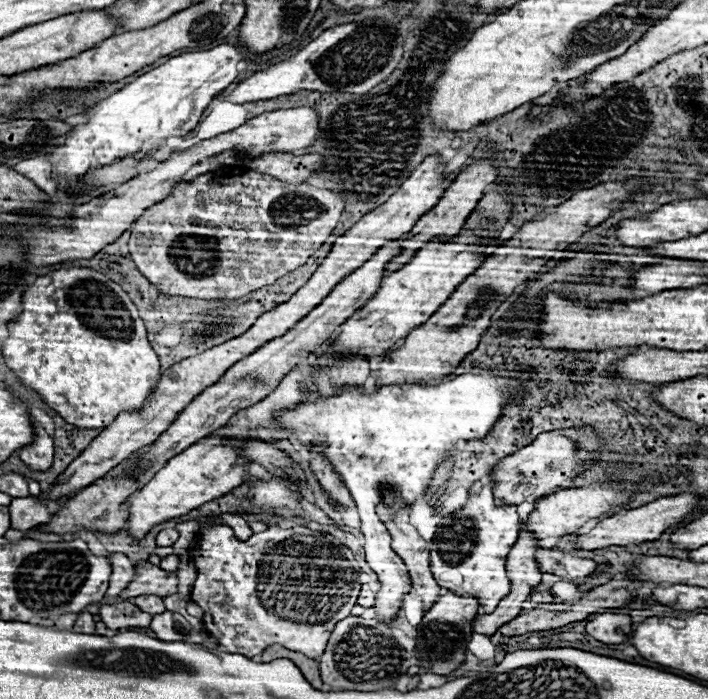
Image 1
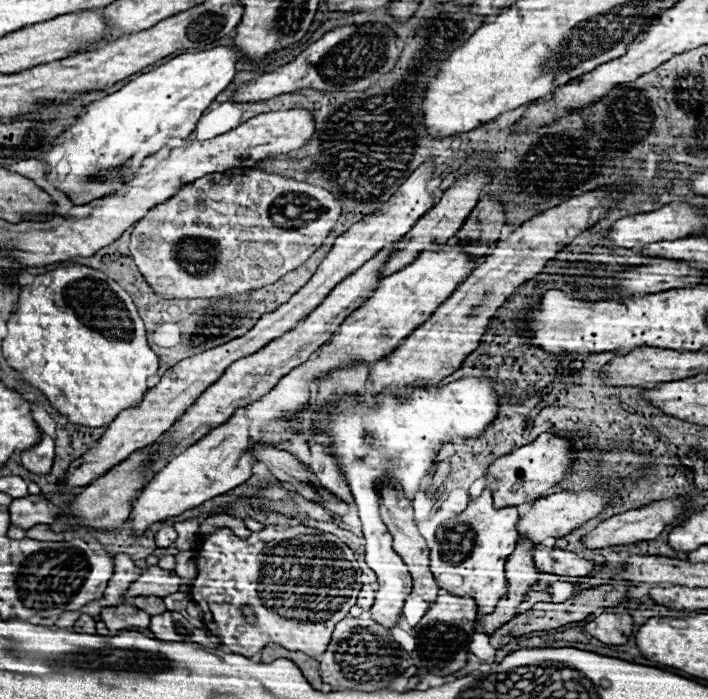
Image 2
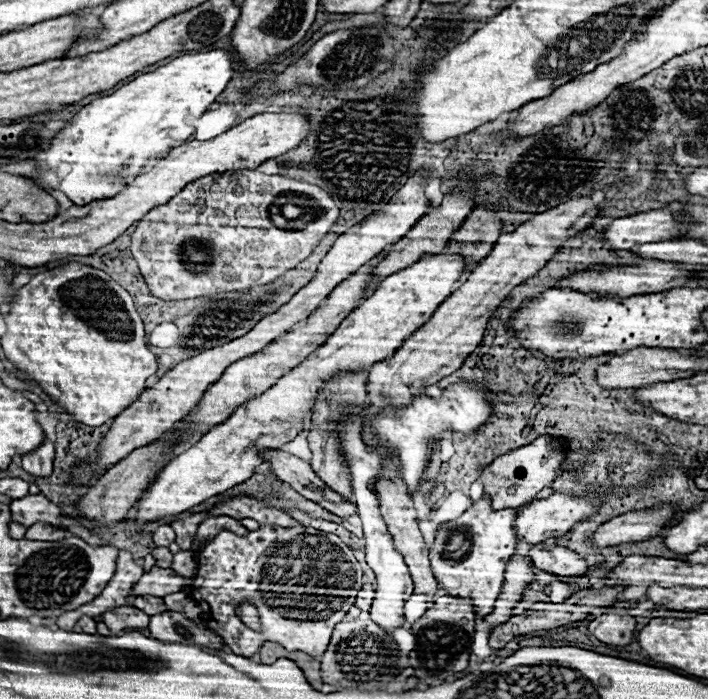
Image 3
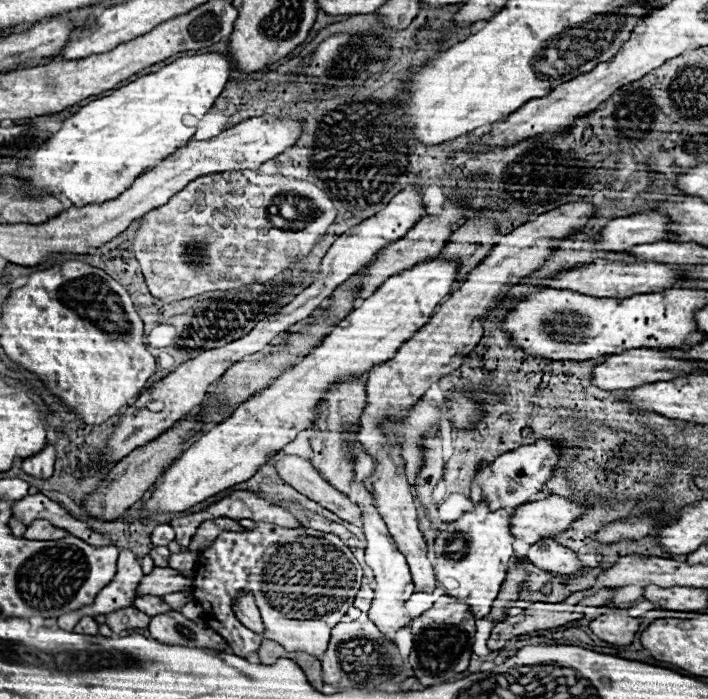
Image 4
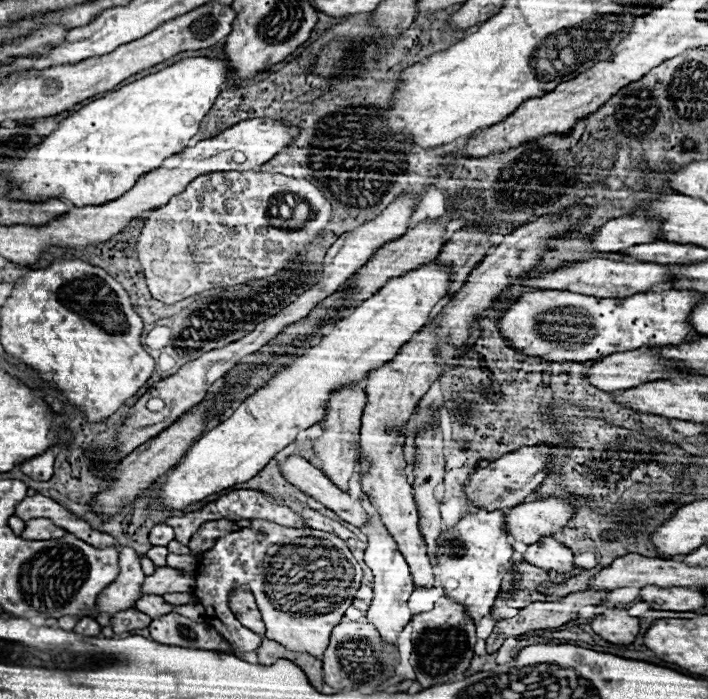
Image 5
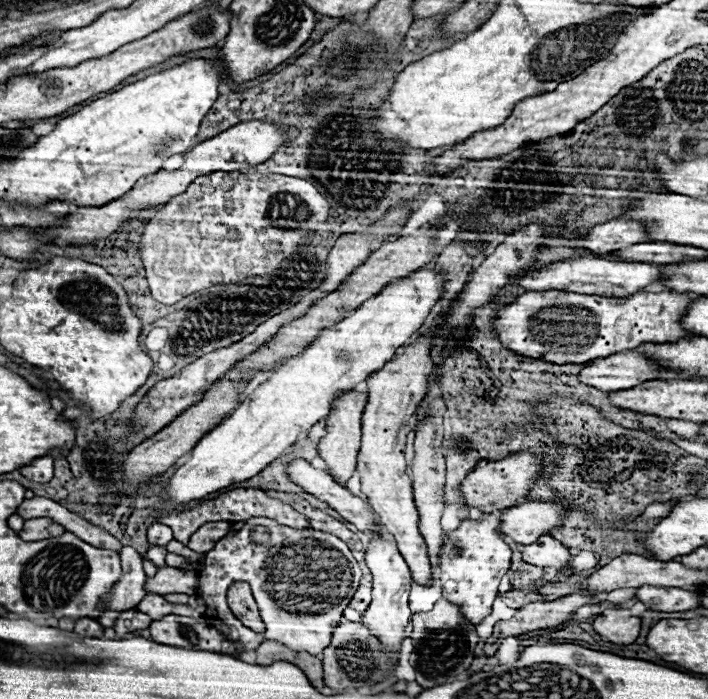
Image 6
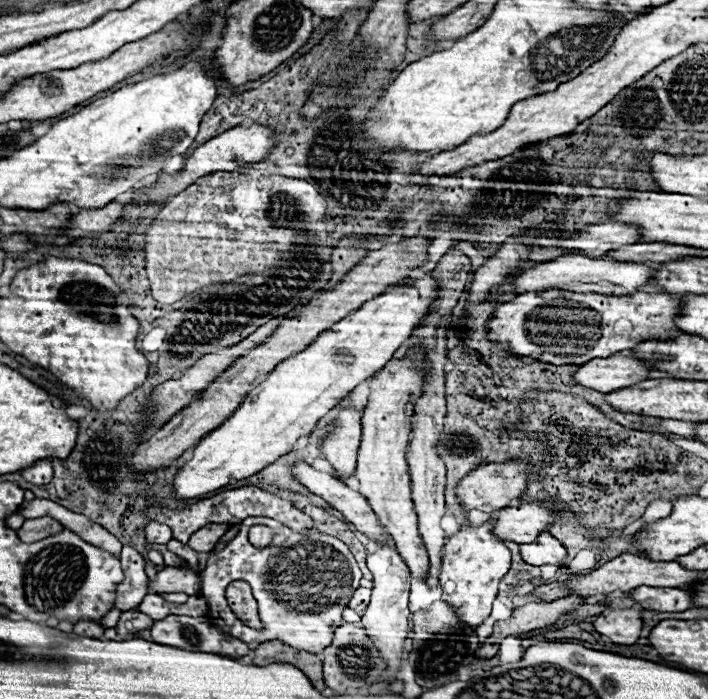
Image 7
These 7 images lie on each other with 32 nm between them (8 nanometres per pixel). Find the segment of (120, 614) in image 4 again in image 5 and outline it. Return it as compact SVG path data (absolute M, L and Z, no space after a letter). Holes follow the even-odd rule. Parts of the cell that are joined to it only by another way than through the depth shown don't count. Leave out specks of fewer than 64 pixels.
M128 608L128 610L116 612L110 618L110 628L116 634L122 634L122 632L130 632L130 630L136 630L136 628L146 628L150 624L150 620L152 620L150 616L138 612L136 608Z

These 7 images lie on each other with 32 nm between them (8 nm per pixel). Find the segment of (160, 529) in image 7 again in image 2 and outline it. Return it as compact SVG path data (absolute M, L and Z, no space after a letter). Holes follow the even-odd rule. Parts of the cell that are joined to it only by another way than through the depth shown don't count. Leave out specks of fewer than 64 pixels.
M162 528L162 530L156 534L156 544L158 544L160 548L168 548L168 546L174 544L176 538L178 538L178 534L176 534L174 528Z

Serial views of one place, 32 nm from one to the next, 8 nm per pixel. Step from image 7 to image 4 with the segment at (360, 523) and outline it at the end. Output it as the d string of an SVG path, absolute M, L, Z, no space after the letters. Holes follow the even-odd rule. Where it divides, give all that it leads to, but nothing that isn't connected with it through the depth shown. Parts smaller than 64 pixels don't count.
M276 452L274 456L270 456L270 460L274 462L274 468L278 472L278 476L288 482L292 488L296 488L300 494L308 496L310 500L322 504L324 508L328 508L330 512L334 512L336 516L340 516L342 520L358 520L360 518L360 508L358 504L350 502L348 496L344 496L342 492L334 490L314 468L308 460L300 458L300 456L290 456L290 454L282 454Z

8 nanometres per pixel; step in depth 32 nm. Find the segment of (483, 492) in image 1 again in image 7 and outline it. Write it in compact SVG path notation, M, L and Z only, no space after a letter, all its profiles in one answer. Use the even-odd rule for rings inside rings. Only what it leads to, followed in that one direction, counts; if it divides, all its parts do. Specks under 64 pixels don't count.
M490 516L480 526L470 526L468 522L464 522L456 534L446 538L446 544L442 548L442 600L452 604L458 618L472 628L480 626L490 616L492 602L498 594L498 584L502 576L510 570L510 550L498 536L494 536L492 528L494 516Z

